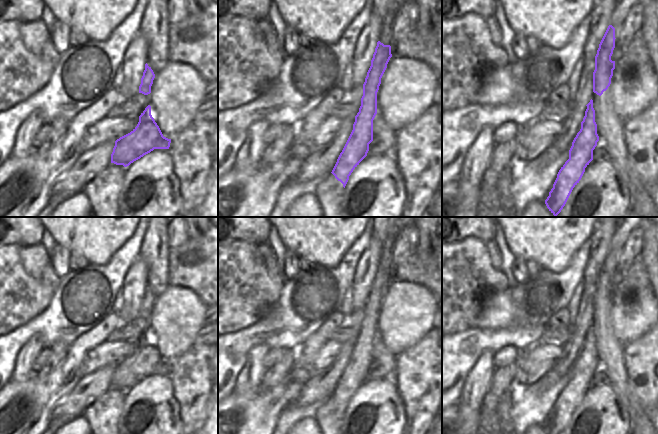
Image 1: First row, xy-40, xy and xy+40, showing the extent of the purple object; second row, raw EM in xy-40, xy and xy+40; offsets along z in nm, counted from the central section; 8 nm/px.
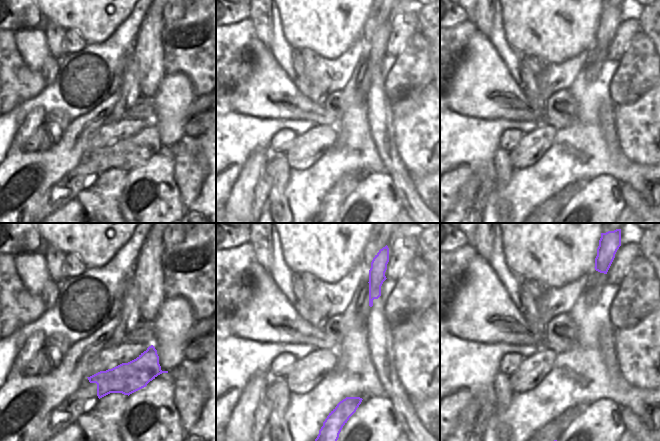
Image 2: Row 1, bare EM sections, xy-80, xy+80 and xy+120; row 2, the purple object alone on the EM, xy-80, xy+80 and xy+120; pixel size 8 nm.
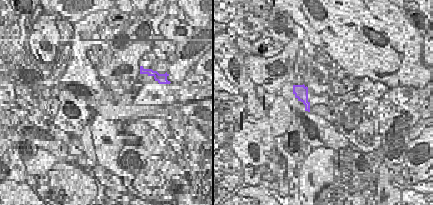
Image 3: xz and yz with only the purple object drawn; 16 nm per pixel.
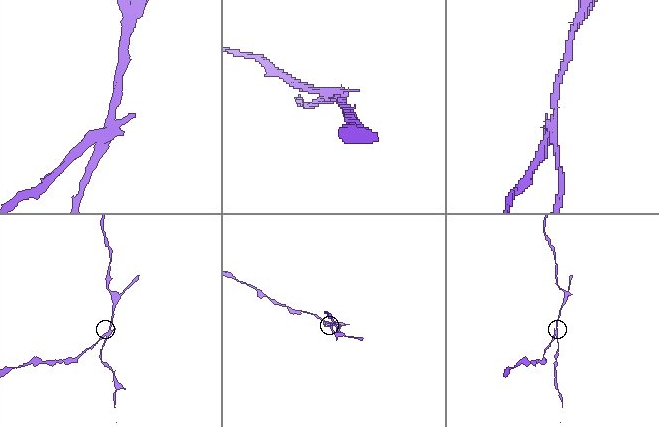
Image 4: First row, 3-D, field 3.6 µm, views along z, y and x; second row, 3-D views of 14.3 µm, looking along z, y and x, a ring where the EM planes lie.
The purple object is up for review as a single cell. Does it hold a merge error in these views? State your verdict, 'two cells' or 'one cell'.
two cells

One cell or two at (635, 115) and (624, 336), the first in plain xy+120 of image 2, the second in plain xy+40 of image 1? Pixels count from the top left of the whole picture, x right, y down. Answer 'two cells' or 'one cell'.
two cells

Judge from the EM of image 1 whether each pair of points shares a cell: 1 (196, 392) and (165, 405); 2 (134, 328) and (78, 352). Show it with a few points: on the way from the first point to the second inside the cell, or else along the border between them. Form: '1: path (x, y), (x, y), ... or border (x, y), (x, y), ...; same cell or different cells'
1: border (170, 378), (182, 423); different cells
2: border (117, 325), (106, 340); different cells

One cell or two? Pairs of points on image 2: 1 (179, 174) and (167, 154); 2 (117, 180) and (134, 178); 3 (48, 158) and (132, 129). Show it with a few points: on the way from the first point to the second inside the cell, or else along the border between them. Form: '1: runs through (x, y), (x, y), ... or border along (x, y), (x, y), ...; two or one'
1: border along (168, 148), (174, 162), (173, 179), (179, 189); two
2: border along (128, 172), (120, 201); two
3: border along (100, 125), (89, 138), (86, 152); two

